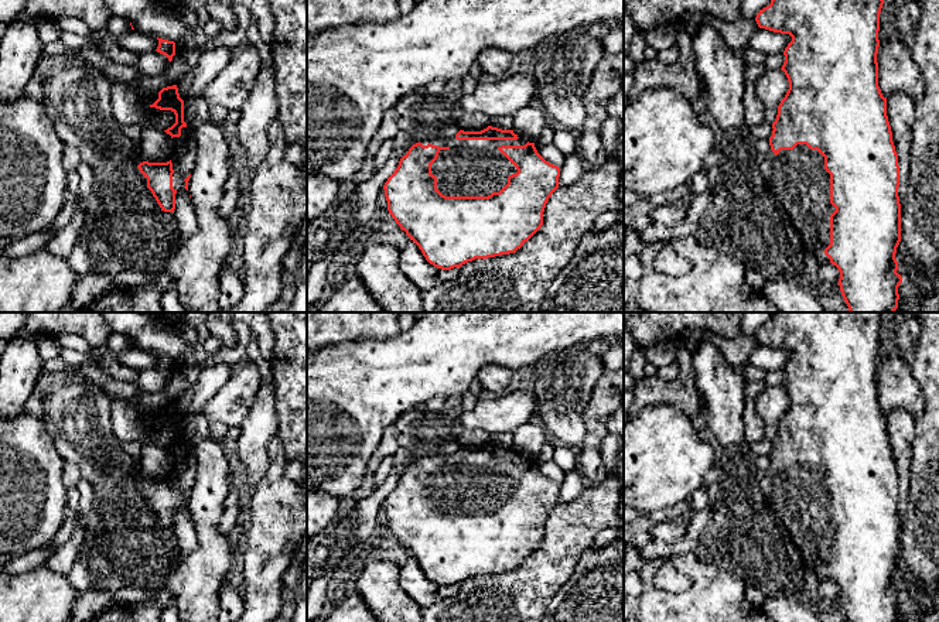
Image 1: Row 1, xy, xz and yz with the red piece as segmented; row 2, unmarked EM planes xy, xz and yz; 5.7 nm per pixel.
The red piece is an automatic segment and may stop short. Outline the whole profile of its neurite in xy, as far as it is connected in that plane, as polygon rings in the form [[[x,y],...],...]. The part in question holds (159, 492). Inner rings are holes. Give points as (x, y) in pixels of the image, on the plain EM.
[[[171,476],[167,479],[143,478],[137,485],[147,498],[147,505],[151,507],[161,527],[174,530],[175,510],[181,505],[188,507],[191,491],[185,496],[177,492],[173,486]]]

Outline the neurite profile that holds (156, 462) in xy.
[[[146,444],[140,454],[143,478],[167,479],[174,472],[173,455],[163,447]]]

